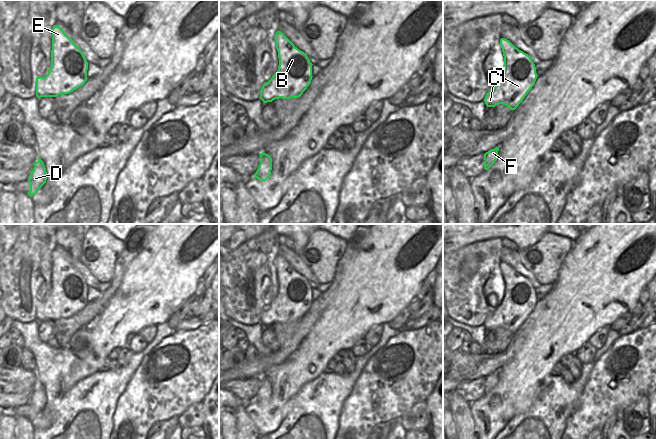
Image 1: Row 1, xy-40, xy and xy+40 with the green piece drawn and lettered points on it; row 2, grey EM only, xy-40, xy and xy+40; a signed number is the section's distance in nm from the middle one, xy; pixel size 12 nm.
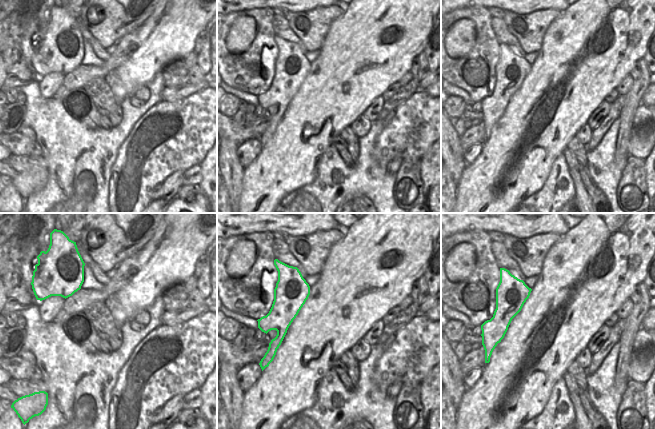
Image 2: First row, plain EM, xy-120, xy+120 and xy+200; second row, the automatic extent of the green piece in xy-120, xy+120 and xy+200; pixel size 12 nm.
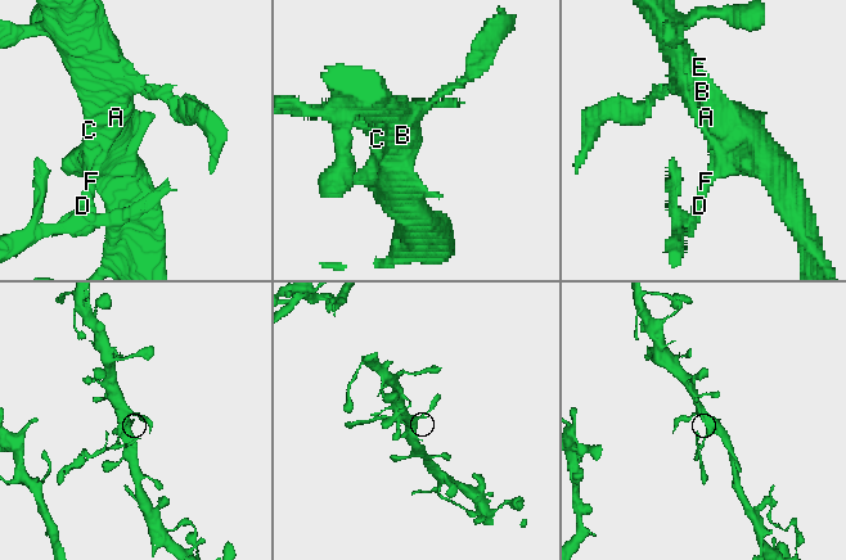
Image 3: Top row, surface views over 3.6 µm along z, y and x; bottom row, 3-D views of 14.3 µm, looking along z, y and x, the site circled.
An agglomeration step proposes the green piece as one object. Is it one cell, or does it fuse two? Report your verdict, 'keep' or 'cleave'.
cleave

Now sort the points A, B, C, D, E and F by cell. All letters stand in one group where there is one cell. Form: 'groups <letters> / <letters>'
groups A B C E F / D

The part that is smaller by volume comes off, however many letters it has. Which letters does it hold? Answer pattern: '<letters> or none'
D

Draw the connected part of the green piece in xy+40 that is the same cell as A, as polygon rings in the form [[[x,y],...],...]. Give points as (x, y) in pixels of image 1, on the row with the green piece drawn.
[[[500,39],[504,56],[504,72],[501,80],[490,90],[484,102],[487,107],[503,104],[515,110],[532,89],[538,77],[531,57],[515,47],[509,40]]]

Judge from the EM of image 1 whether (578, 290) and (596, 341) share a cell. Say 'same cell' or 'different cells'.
different cells

